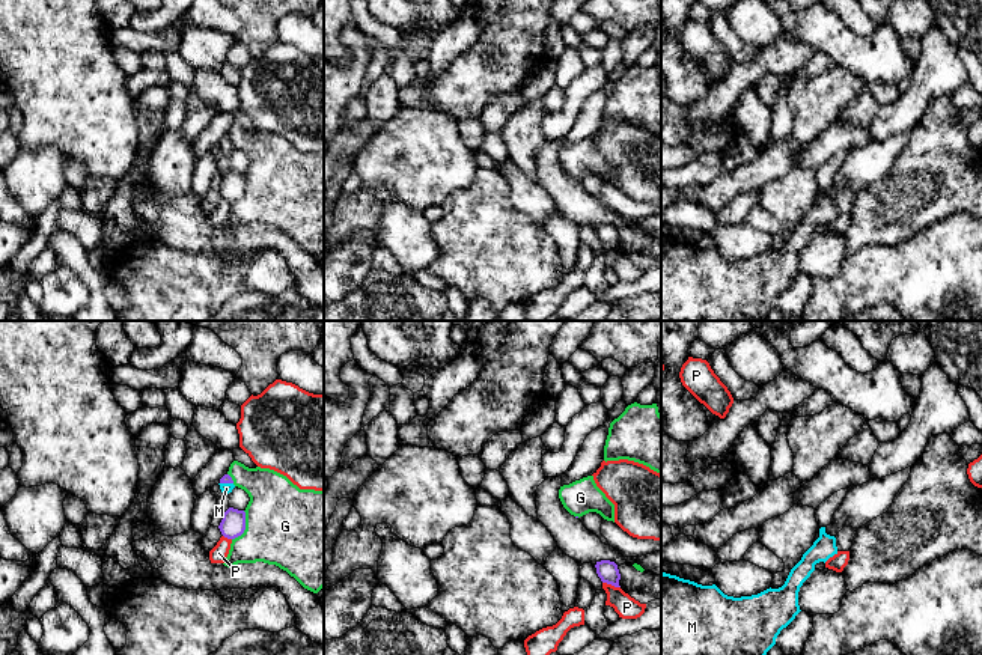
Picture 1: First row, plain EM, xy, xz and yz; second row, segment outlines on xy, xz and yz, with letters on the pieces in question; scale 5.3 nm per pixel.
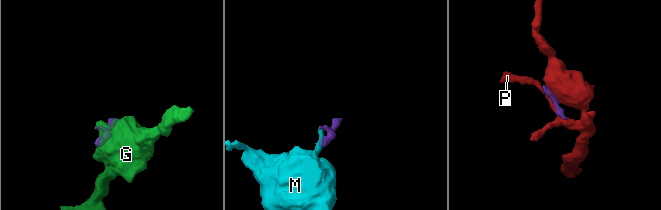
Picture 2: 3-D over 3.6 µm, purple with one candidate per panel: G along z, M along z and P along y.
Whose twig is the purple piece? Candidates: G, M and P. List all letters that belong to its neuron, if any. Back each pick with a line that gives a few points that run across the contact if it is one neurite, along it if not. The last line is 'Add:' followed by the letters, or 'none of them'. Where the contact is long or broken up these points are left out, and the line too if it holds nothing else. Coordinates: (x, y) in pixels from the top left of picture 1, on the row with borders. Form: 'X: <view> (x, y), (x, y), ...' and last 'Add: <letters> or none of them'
Add: M

